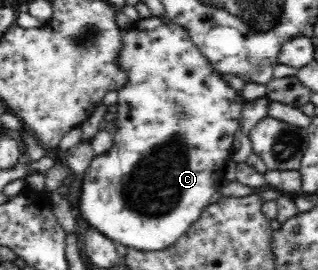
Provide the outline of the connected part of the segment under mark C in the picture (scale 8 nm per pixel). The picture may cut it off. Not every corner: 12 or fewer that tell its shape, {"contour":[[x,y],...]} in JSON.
{"contour":[[167,16],[125,30],[114,144],[79,208],[172,247],[230,175],[245,104]]}

